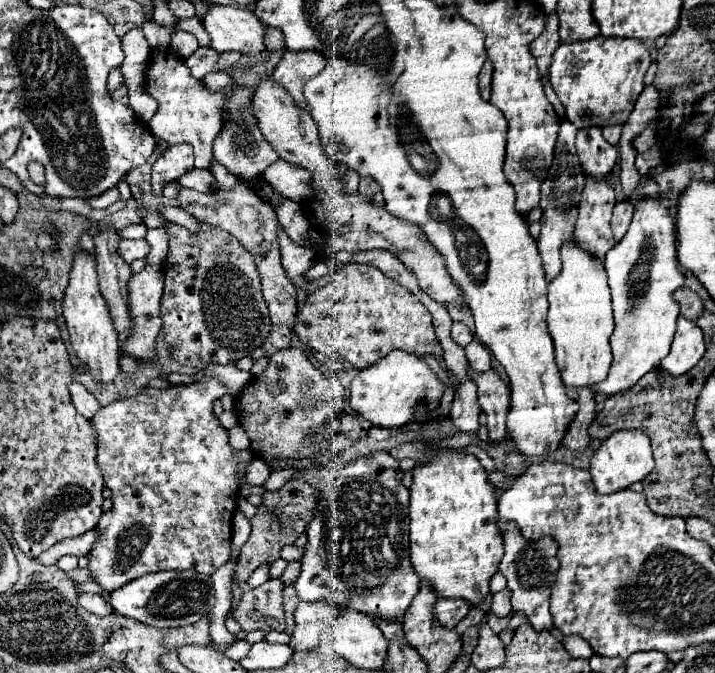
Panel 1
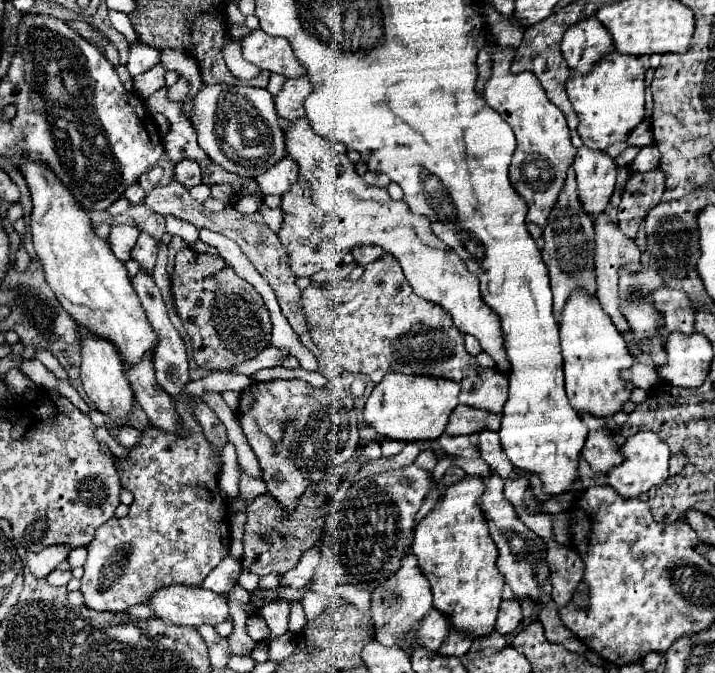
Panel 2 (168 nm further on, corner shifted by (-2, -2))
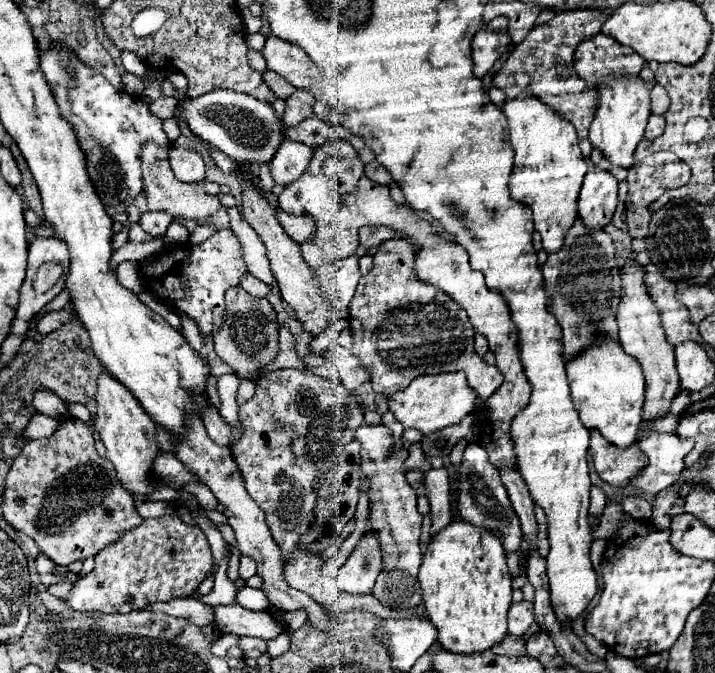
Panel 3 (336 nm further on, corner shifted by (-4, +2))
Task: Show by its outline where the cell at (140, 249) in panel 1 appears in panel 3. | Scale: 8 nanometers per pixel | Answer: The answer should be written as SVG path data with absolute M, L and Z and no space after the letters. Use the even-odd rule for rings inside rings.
M144 212L140 214L140 220L138 220L142 230L148 232L150 236L164 236L170 222L172 222L172 216L164 212Z

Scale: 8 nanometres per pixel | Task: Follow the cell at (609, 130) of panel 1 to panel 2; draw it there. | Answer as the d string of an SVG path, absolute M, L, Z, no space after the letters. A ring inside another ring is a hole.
M644 120L626 140L628 146L636 146L636 148L644 148L644 146L650 146L654 140L654 134L652 134L652 124L648 120Z

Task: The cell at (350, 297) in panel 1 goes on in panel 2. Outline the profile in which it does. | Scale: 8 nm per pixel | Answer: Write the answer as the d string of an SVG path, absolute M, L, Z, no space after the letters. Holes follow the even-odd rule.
M382 252L376 262L368 264L356 282L340 280L324 288L308 286L302 292L302 306L314 344L344 370L364 374L374 384L380 384L388 372L450 378L462 386L460 404L502 412L508 378L498 370L480 374L484 368L466 352L464 334L454 326L450 314L440 304L422 300L412 292L400 264L390 252ZM414 324L422 324L422 330L412 332Z

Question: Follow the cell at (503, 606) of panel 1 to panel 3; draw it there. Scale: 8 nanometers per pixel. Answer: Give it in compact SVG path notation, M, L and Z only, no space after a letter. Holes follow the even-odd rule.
M514 602L508 610L508 632L514 636L522 636L530 630L534 624L534 614L532 614L532 602Z

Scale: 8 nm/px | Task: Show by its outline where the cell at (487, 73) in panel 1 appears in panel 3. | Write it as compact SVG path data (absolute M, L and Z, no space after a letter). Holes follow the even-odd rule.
M482 26L472 40L472 60L474 60L474 74L484 78L494 62L508 50L510 36L508 32L494 32L488 26Z

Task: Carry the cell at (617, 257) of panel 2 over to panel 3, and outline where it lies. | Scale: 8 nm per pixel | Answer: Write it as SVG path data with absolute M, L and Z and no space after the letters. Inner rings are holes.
M634 258L624 260L624 266L620 268L622 292L620 292L620 304L616 308L616 322L618 322L618 336L624 352L638 358L638 362L642 364L646 376L646 402L644 402L642 420L652 420L670 412L670 402L680 390L680 386L678 386L678 372L674 364L674 346L668 344L666 340L660 322L660 312L656 310L652 296L648 294L644 278L646 278L646 268L642 264L638 264Z

